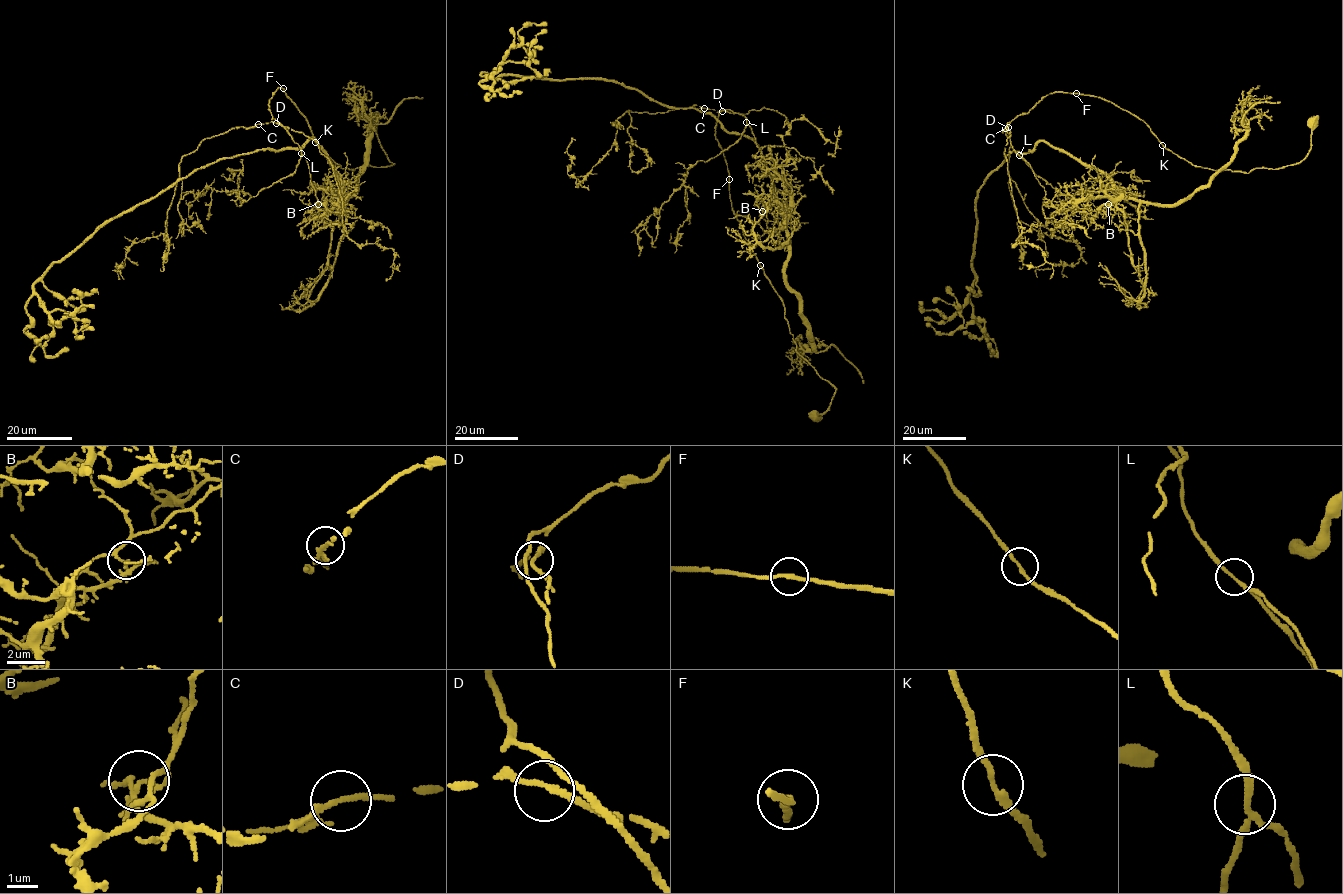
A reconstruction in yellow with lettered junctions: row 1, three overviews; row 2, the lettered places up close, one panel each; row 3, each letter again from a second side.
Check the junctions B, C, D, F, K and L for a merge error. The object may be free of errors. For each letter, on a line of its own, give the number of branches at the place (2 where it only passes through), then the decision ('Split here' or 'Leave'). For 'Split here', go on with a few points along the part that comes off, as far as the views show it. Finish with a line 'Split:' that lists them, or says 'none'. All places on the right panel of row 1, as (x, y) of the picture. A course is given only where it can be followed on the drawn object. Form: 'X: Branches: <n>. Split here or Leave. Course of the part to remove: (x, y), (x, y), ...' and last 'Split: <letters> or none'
B: Branches: 3. Split here. Course of the part to remove: (1108, 204), (1129, 191), (1043, 204), (1008, 122), (1093, 95), (1193, 165), (1248, 173), (1299, 163), (1318, 116)
C: Branches: 2. Leave
D: Branches: 4. Leave
F: Branches: 2. Leave
K: Branches: 2. Leave
L: Branches: 3. Leave
Split: B

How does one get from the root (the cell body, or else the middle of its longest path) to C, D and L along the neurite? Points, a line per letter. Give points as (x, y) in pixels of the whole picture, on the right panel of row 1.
C: (1312, 123), (1302, 160), (1248, 173), (1194, 166), (1167, 150), (1142, 120), (1094, 96), (1047, 94), (1005, 128)
D: (1312, 123), (1302, 160), (1248, 173), (1194, 166), (1167, 150), (1142, 120), (1094, 96), (1047, 94), (1008, 127)
L: (1312, 123), (1310, 151), (1298, 163), (1213, 170), (1167, 150), (1110, 102), (1054, 92), (1007, 124), (1019, 156)

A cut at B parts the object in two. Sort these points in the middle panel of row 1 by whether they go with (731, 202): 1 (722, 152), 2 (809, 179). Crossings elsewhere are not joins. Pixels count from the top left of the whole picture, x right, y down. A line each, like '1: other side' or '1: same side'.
1: same side
2: same side

